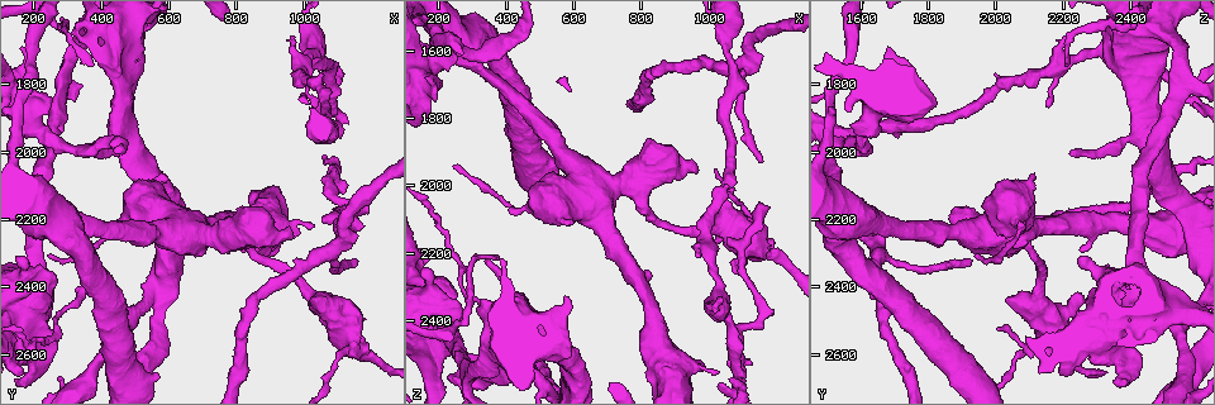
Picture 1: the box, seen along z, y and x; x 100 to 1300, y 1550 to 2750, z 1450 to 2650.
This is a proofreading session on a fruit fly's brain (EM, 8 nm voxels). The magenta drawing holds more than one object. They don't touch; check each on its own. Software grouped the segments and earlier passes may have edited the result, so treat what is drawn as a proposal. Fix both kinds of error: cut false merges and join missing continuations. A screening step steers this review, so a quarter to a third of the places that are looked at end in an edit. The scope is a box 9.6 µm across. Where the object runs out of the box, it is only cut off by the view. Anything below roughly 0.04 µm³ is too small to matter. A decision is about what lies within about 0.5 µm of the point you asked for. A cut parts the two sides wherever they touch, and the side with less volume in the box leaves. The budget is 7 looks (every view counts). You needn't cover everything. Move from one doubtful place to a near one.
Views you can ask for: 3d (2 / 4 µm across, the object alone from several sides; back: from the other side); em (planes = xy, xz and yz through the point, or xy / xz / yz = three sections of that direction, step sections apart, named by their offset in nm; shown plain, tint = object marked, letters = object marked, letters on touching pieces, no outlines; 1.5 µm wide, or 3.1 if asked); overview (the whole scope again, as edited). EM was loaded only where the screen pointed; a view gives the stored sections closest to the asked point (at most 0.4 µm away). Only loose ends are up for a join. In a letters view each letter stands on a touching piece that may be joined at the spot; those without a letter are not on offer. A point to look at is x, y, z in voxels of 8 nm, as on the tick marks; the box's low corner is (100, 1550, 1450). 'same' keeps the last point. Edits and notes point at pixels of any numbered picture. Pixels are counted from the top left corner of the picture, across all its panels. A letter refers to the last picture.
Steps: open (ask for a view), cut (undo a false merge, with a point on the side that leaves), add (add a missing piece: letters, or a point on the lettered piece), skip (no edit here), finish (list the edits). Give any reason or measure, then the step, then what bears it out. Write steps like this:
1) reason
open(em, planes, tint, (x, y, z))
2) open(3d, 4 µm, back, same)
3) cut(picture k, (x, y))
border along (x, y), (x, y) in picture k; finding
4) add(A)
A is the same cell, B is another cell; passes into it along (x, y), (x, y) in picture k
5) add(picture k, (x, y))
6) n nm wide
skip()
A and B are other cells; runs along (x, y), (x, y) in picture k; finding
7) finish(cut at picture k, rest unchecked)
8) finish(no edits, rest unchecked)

sharp bend
open(em, planes, tint, (1080, 1820, 2550))

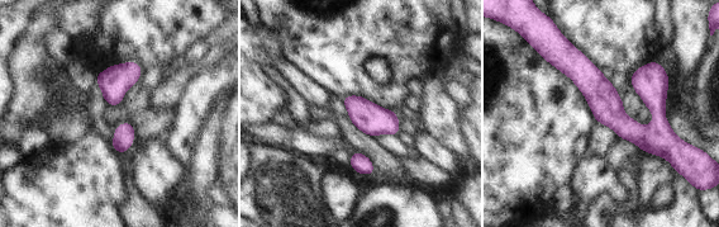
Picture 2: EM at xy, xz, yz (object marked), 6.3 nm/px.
open(em, planes, letters, same)

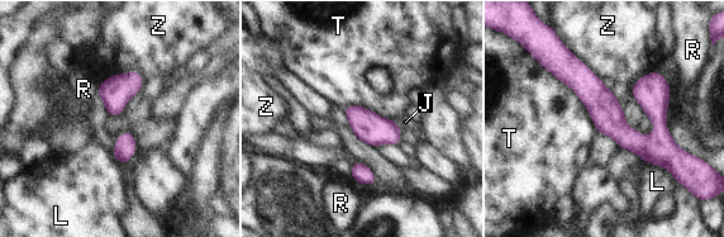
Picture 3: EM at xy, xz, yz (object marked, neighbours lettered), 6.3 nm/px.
skip()
J, L, R, T and Z are other cells; runs along (547, 58), (633, 141), (670, 146) in picture 3; one neuron here

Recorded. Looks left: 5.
sharp bend
open(em, planes, plain, (1160, 2160, 2390))

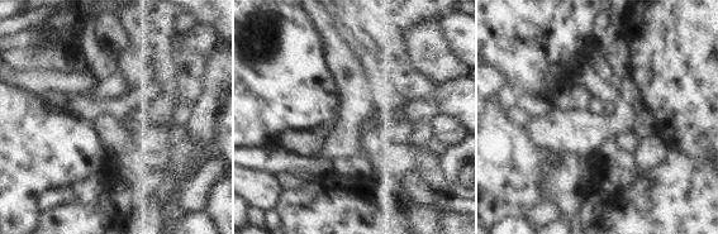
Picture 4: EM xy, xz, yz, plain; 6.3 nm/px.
open(em, planes, tint, same)

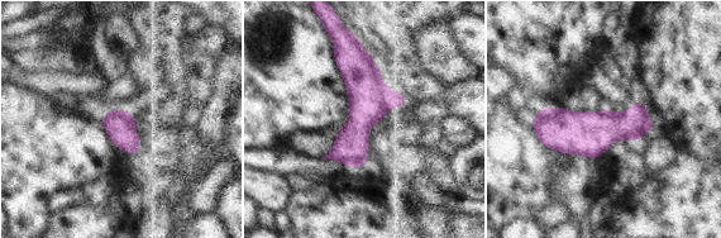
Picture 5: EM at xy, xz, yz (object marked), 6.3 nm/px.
see the neighbours
open(em, planes, letters, same)

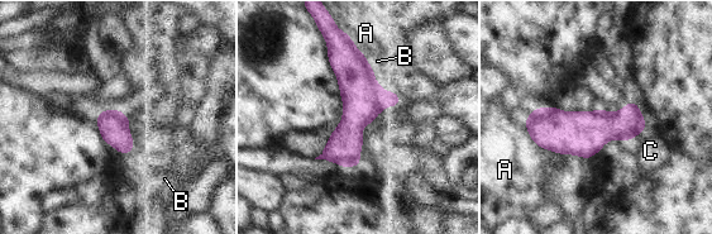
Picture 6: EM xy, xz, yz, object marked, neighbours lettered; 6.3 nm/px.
skip()
A, B and C are other cells; border along (646, 127), (632, 139) in picture 6; one neuron here

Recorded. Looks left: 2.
open(3d, 4 µm, (960, 1660, 2210))

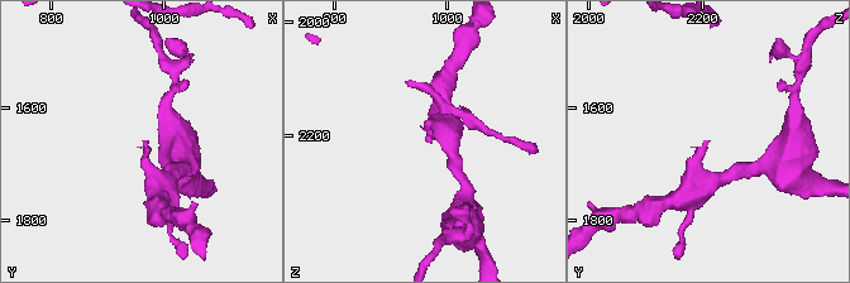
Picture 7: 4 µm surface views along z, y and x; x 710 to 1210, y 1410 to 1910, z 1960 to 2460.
open(em, planes, letters, (960, 1660, 2210))

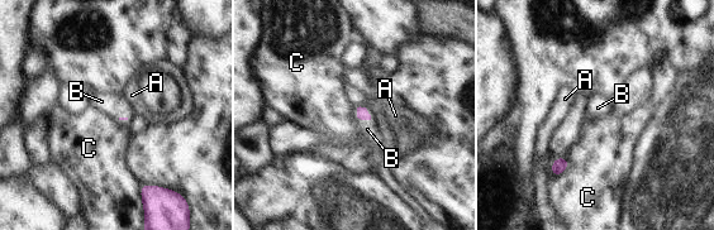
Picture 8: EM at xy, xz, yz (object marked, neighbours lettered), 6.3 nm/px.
add(B)
B is the same cell, A and C are other cells; passes into it along (362, 113), (360, 118), (367, 129) in picture 8; the neuron continues

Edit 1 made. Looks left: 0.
finish(add at picture 8, rest unchecked)

